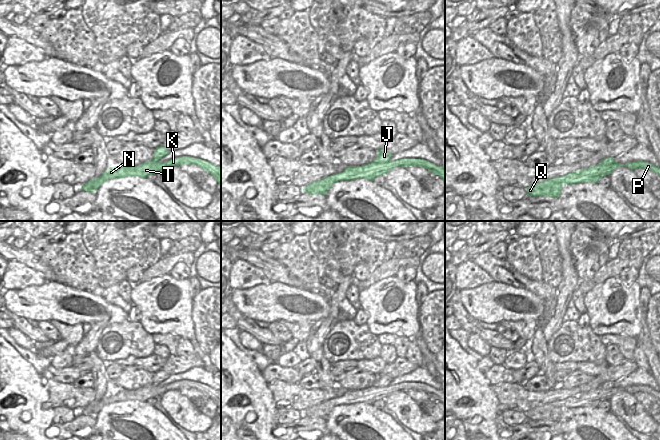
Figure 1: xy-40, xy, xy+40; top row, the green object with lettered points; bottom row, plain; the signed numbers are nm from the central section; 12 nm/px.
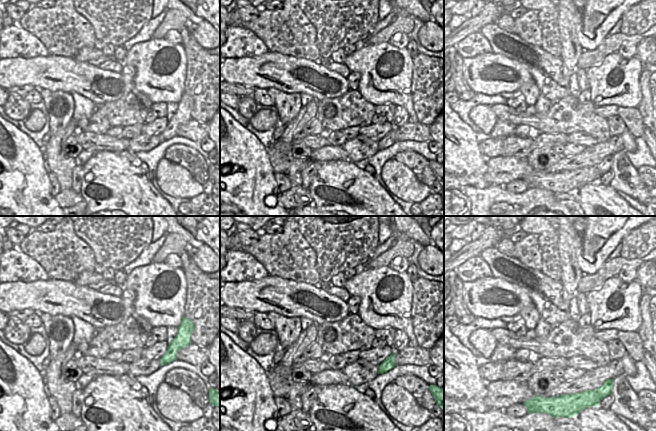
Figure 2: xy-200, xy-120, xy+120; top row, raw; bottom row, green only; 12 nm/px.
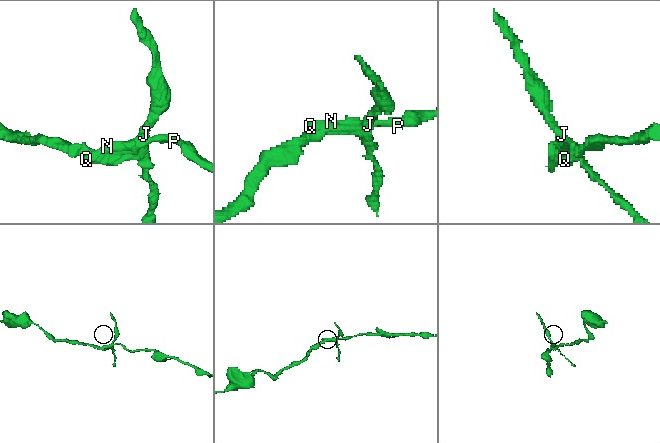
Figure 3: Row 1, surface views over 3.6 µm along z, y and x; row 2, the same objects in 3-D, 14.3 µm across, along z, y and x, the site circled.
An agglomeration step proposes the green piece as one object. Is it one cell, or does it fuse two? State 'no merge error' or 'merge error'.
merge error

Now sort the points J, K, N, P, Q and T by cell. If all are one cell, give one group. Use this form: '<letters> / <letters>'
J / K N P Q T

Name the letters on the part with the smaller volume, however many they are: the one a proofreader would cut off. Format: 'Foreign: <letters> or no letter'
Foreign: J

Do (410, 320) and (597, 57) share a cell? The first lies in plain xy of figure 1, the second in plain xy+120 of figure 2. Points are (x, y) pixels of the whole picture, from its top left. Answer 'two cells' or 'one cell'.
two cells

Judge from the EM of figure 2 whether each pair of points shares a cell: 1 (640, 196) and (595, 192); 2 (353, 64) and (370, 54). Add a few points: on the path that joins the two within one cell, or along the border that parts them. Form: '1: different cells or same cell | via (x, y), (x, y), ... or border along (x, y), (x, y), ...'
1: different cells | border along (610, 185), (618, 191)
2: same cell | via (357, 62), (366, 58)

